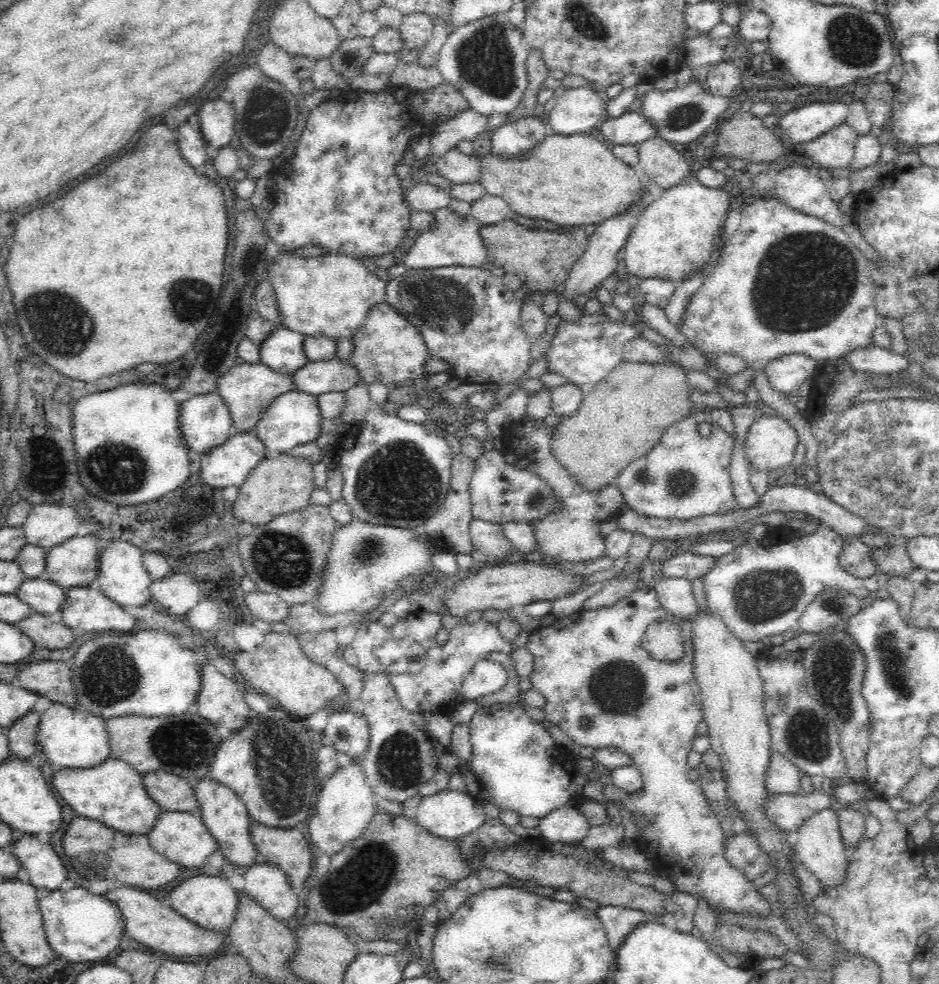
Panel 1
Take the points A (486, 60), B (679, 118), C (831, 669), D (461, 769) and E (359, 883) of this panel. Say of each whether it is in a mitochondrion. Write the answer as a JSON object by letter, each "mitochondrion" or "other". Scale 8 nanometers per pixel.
{"A":"mitochondrion","B":"mitochondrion","C":"mitochondrion","D":"other","E":"mitochondrion"}

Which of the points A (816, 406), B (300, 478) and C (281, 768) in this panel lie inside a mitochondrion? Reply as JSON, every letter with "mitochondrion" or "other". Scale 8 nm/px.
{"A":"other","B":"other","C":"mitochondrion"}

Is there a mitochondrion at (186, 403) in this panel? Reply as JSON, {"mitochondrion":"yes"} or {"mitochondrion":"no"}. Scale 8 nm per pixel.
{"mitochondrion":"no"}

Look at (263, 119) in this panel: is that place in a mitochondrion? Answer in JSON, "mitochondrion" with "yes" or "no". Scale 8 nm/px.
{"mitochondrion":"yes"}

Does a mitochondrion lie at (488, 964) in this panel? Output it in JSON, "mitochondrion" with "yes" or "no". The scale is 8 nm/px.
{"mitochondrion":"yes"}

